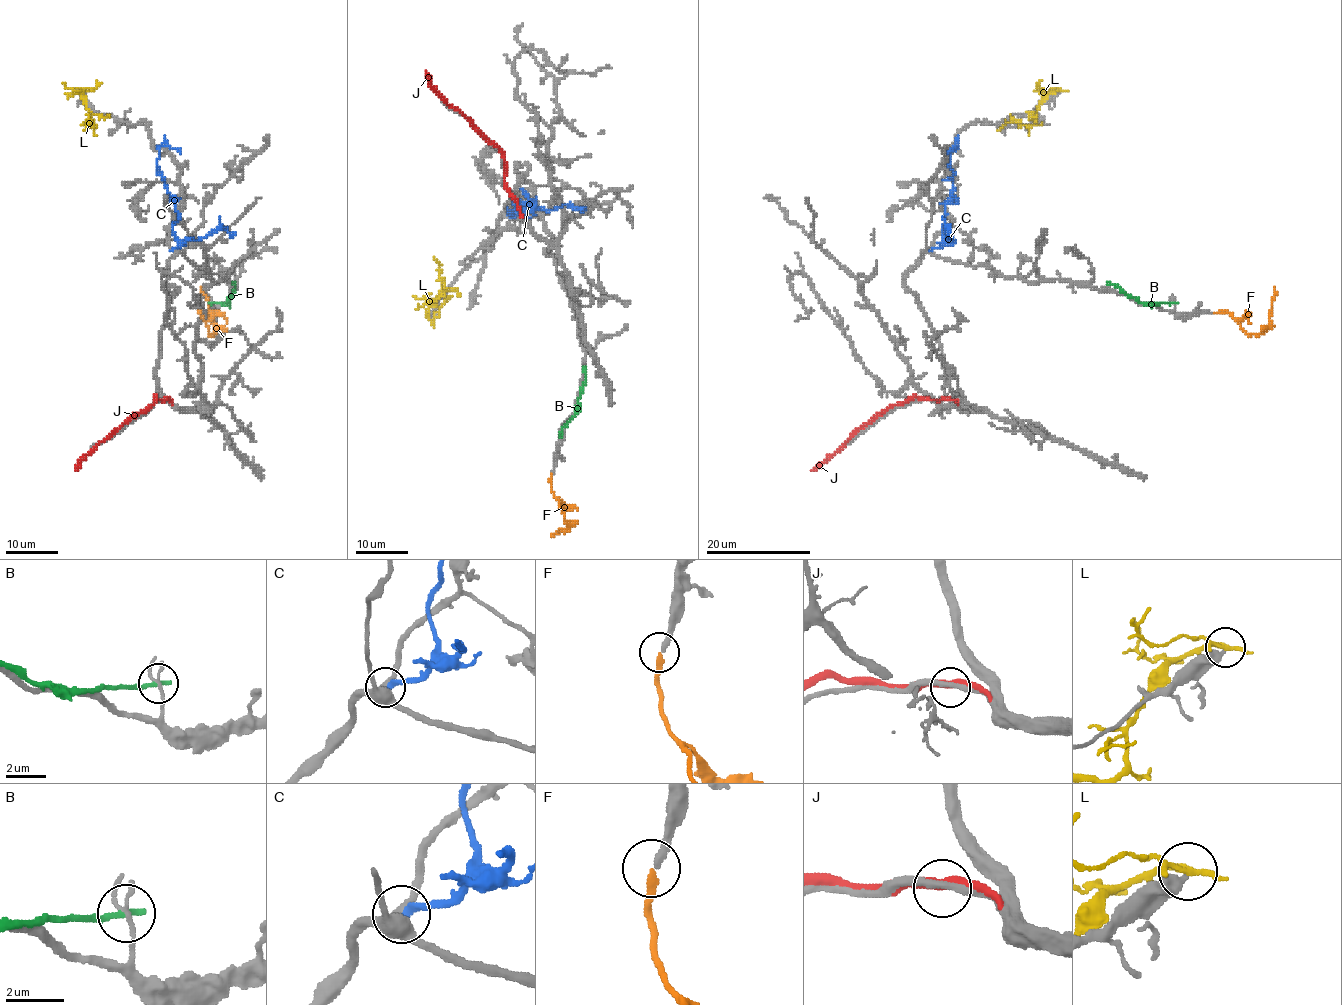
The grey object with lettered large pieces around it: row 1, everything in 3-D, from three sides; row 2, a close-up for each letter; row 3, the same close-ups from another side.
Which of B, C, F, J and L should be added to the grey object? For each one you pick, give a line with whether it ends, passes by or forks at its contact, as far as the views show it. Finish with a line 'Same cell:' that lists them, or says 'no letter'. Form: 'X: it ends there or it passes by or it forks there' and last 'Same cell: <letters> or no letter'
F: it ends there
Same cell: F

